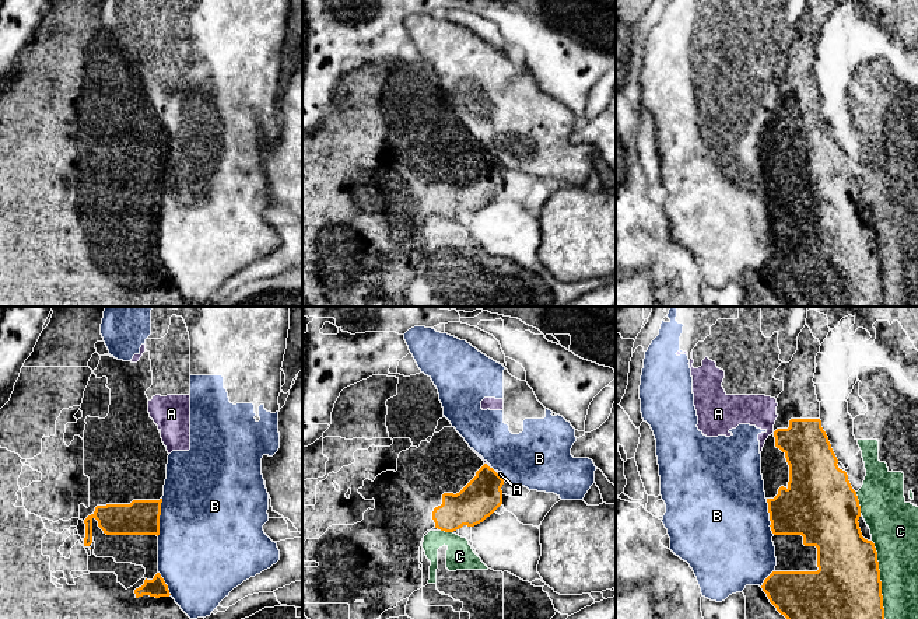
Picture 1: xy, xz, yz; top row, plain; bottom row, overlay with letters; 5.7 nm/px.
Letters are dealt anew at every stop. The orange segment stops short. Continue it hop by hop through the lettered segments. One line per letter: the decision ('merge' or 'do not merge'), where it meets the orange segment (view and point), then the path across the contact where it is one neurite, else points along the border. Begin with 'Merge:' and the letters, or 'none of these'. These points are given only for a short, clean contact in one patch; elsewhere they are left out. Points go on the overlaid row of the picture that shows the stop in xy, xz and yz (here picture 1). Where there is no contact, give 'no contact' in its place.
Merge: none of these
A: do not merge | xz (498, 475) | along xz (494, 471), (501, 478)
B: do not merge | xy (158, 517)
C: do not merge | yz (879, 580)

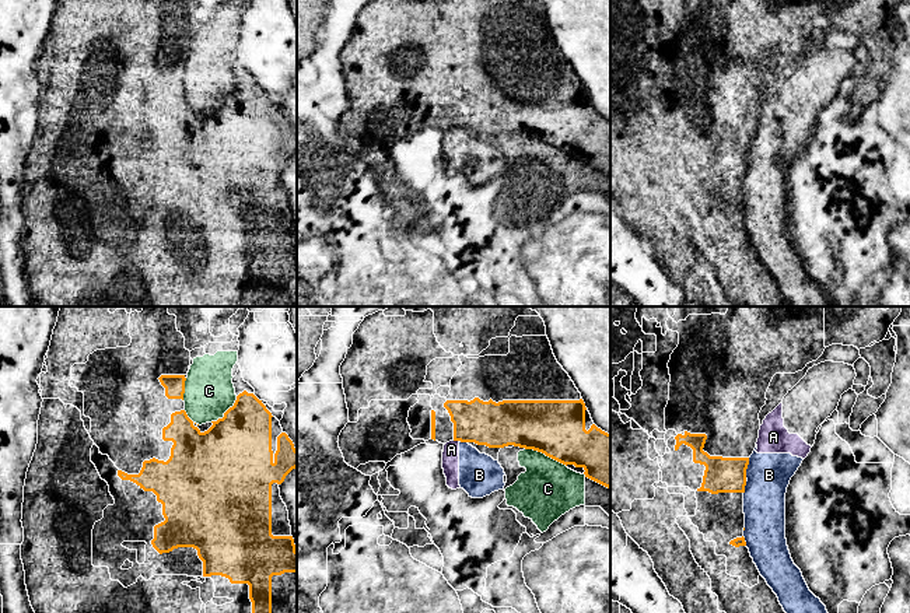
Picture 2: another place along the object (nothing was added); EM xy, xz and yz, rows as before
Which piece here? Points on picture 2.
Merge: none of these
A: do not merge | xz (457, 440) | along xz (454, 440), (458, 441)
B: do not merge | yz (746, 468)
C: do not merge | xz (546, 455)

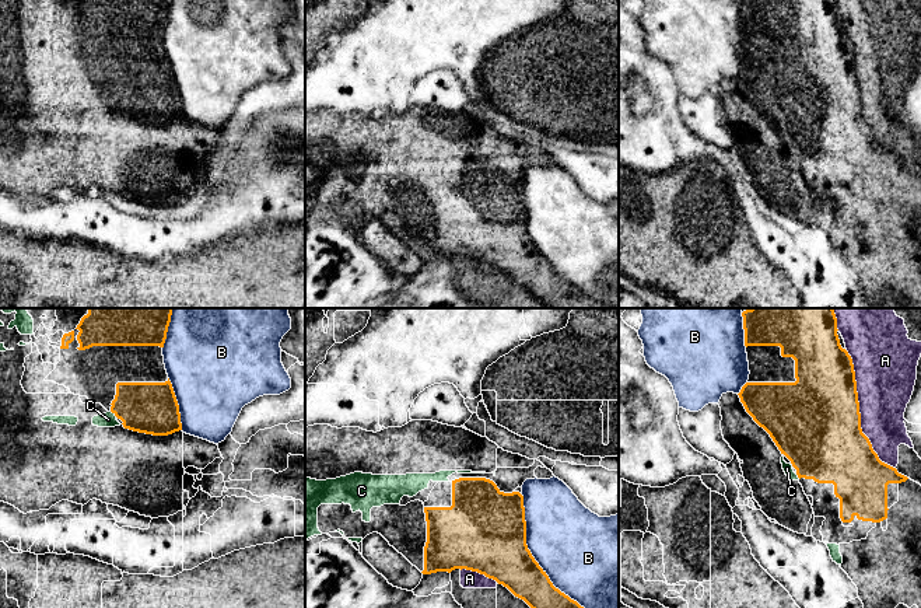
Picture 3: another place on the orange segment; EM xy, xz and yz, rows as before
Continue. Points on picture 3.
Merge: C
A: do not merge | yz (858, 412)
B: do not merge | xz (531, 555)
C: merge | xy (114, 412)

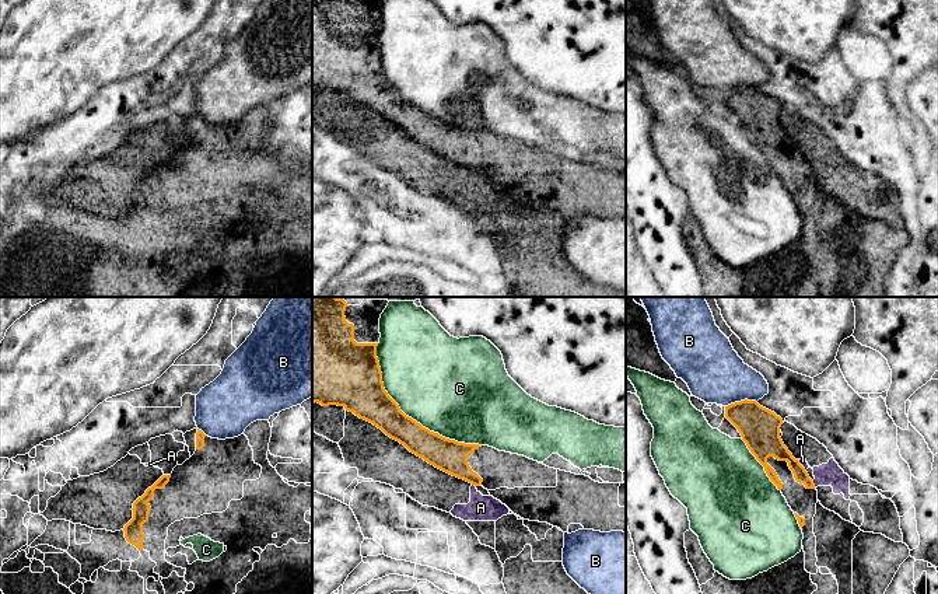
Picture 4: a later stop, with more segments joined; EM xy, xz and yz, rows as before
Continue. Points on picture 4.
Merge: none of these
A: do not merge | yz (812, 484) | along yz (812, 481), (815, 486)
B: do not merge | yz (741, 401)
C: do not merge | xz (408, 416)

